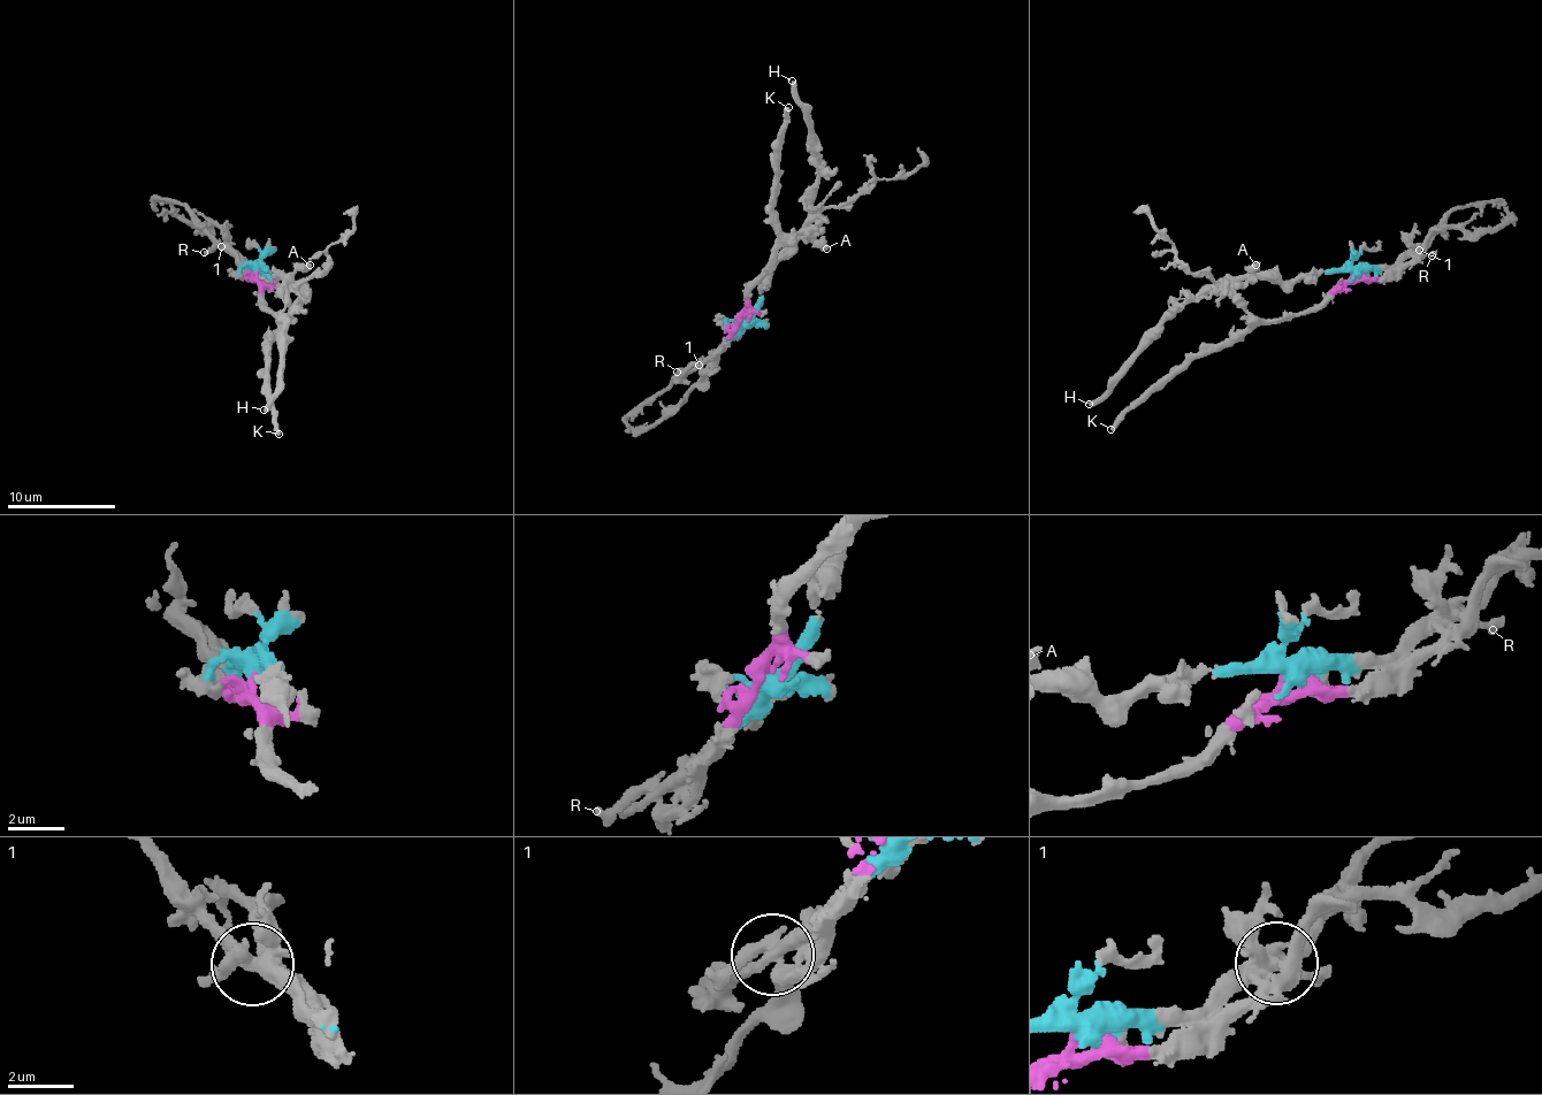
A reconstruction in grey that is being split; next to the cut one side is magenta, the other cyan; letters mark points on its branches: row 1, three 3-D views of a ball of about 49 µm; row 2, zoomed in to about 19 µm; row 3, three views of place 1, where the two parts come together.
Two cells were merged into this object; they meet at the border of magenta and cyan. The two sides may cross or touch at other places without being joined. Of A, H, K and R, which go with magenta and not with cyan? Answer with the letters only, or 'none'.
K, R

